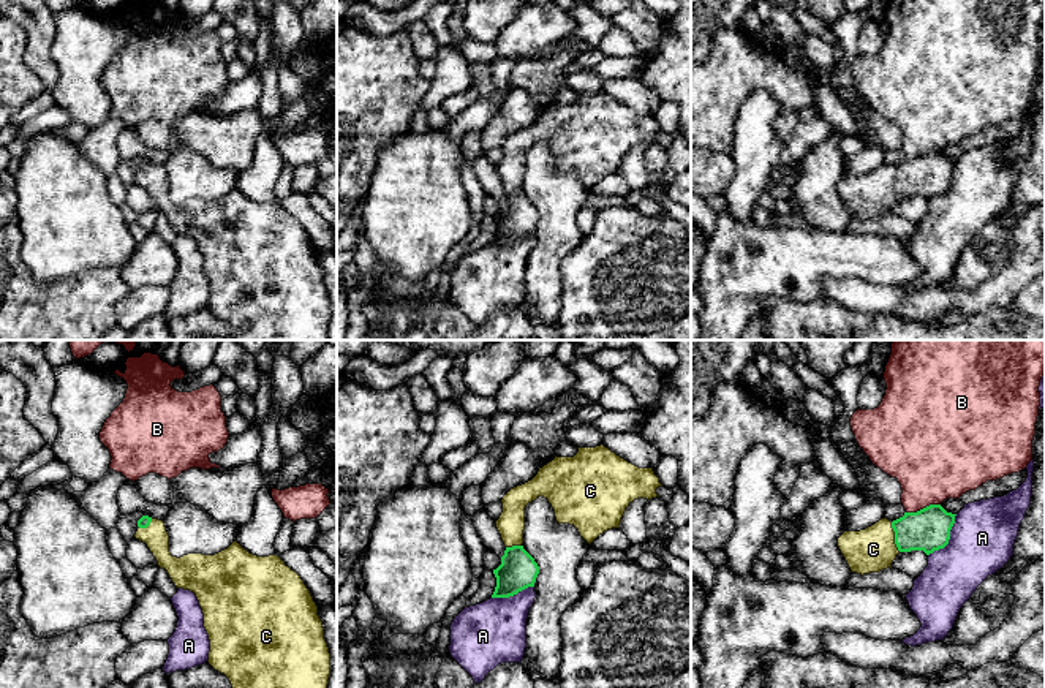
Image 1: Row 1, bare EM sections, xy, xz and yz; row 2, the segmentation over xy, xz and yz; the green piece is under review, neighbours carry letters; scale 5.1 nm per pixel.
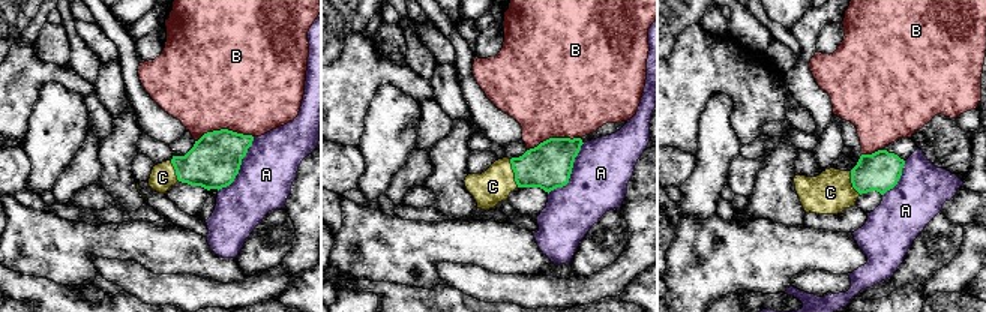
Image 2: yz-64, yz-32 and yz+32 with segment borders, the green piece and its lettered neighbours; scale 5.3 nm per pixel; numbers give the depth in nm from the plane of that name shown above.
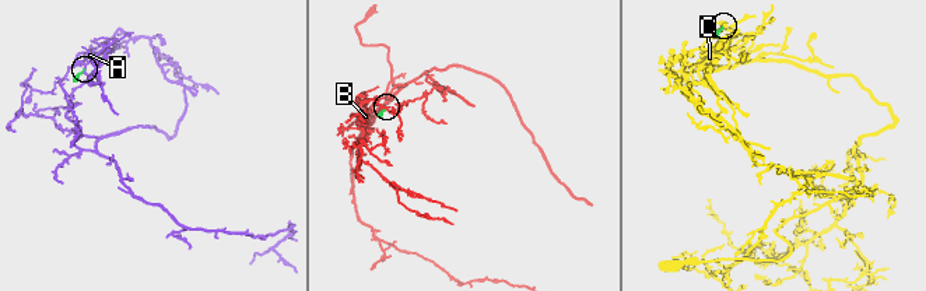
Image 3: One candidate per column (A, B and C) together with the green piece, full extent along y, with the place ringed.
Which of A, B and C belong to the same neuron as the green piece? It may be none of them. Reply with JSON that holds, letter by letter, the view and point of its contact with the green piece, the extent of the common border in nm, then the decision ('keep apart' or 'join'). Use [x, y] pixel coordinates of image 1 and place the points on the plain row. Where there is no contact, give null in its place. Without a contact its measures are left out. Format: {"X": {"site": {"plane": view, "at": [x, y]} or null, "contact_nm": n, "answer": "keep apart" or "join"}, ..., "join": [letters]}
{"A": {"site": {"plane": "yz", "at": [949, 184]}, "contact_nm": 260, "answer": "keep apart"}, "B": {"site": {"plane": "yz", "at": [924, 154]}, "contact_nm": 180, "answer": "keep apart"}, "C": {"site": {"plane": "yz", "at": [895, 182]}, "contact_nm": 160, "answer": "join"}, "join": ["C"]}

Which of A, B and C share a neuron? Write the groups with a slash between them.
A / B / C

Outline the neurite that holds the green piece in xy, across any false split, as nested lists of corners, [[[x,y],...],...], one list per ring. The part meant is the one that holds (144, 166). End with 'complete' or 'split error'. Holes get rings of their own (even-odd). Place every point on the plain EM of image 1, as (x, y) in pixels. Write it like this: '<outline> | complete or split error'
[[[142,161],[138,172],[134,183],[147,190],[175,232],[196,240],[210,286],[207,307],[229,324],[234,340],[329,340],[330,299],[318,251],[300,221],[278,201],[258,202],[234,187],[215,201],[188,199],[177,204],[169,198],[169,180],[163,166]]] | split error

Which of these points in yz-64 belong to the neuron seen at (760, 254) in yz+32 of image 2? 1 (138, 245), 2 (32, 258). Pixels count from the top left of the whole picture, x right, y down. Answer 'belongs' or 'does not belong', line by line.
1: belongs
2: belongs

